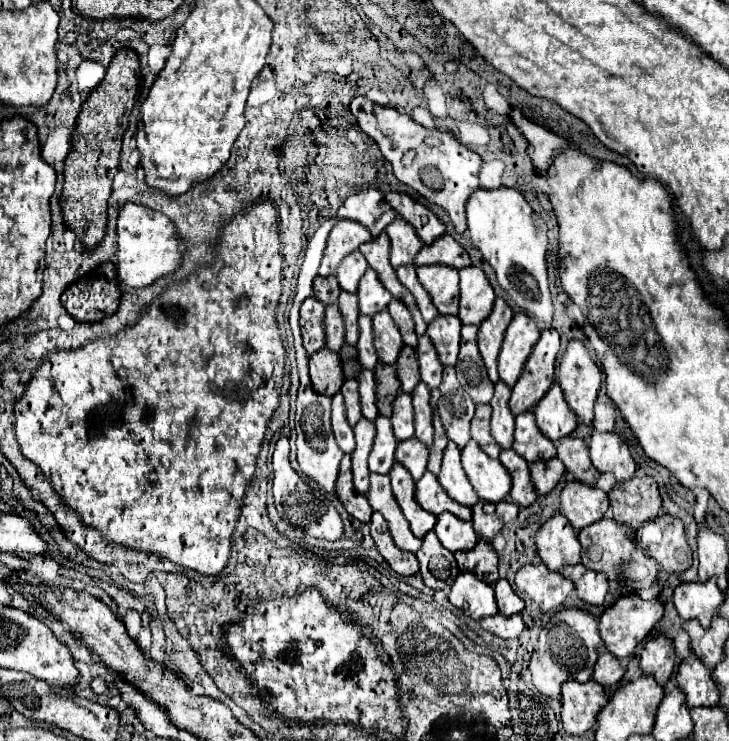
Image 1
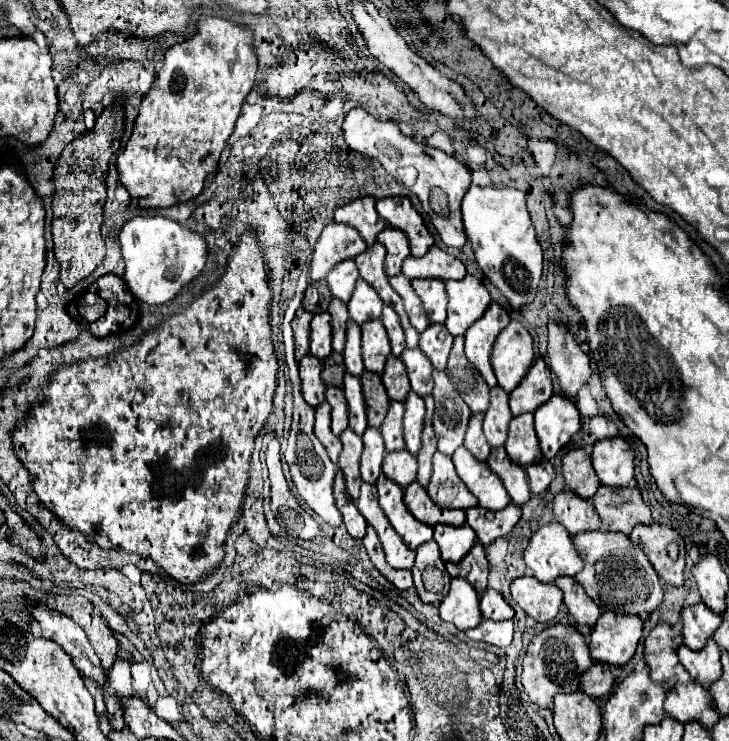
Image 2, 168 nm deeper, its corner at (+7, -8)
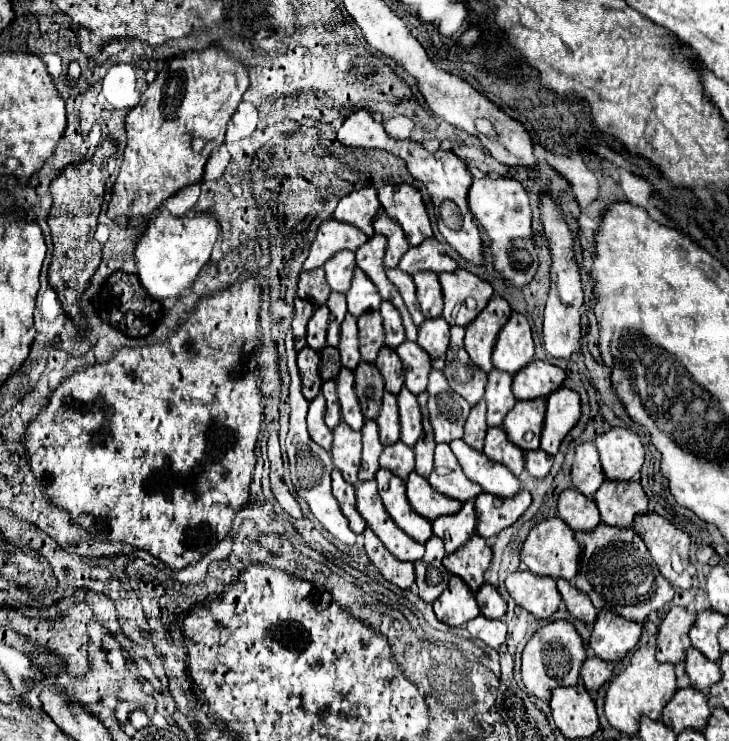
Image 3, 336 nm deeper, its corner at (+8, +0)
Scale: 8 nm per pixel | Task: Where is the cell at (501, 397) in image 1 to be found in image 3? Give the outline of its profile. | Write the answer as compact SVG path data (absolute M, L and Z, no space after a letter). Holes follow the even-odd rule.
M494 368L488 374L484 400L488 404L488 426L502 426L504 416L512 404L516 404L516 398L512 394L512 376Z

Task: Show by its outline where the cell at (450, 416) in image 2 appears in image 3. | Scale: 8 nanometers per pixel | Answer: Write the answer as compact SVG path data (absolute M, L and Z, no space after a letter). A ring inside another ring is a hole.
M440 370L430 372L428 394L428 410L436 442L452 442L456 438L462 438L470 404L448 386Z

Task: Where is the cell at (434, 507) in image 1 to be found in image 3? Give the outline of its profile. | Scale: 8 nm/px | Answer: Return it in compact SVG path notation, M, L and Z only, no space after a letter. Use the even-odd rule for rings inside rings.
M412 472L408 476L406 492L408 492L408 500L410 500L412 508L420 516L426 516L428 520L436 520L438 516L444 516L444 514L454 514L462 508L462 504L458 500L452 500L448 496L440 496L440 492L436 492L428 484L428 480L418 476L416 472Z

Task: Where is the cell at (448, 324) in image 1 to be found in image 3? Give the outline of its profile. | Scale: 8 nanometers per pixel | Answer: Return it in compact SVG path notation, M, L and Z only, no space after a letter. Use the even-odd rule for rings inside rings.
M432 318L424 320L422 326L418 328L418 346L428 352L432 360L432 368L444 370L444 358L446 358L446 348L450 340L450 326L446 324L444 318Z

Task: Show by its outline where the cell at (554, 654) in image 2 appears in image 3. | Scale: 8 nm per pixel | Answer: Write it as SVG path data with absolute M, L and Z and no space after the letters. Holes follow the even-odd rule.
M566 620L550 622L530 638L522 652L522 682L526 684L528 692L538 696L540 700L550 700L554 688L578 684L584 660L586 650L576 628Z

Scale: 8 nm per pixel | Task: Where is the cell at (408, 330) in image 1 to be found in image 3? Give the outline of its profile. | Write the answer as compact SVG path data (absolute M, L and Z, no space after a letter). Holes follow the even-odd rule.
M382 302L380 314L382 314L382 322L384 322L384 332L386 332L386 346L396 348L398 344L402 344L406 340L400 312L392 306L392 302Z

